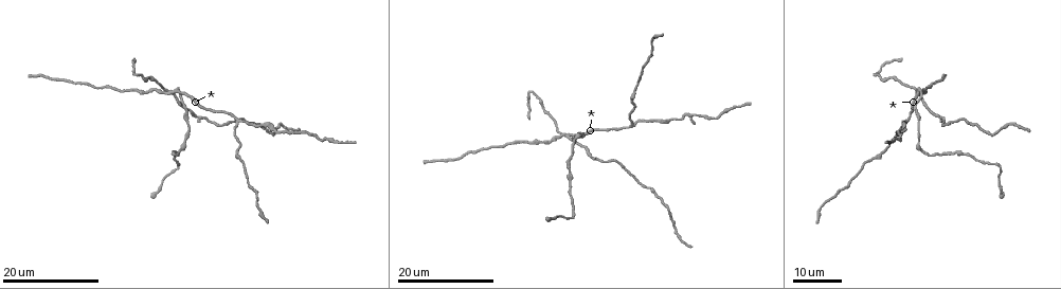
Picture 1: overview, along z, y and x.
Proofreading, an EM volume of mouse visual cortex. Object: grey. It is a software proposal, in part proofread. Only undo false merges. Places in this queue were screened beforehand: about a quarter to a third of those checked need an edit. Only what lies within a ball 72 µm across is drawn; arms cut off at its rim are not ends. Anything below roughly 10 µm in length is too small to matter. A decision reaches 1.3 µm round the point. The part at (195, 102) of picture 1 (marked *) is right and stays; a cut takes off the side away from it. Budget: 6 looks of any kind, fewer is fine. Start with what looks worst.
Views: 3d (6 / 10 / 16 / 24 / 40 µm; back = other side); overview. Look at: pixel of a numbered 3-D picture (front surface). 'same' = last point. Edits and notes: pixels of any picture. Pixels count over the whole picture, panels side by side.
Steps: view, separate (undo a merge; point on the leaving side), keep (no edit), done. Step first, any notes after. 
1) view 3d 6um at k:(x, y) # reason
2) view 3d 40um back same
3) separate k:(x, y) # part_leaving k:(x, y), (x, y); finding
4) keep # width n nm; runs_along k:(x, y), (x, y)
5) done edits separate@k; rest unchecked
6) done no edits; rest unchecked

view 3d 16um at 1:(565, 137) # looks like a crossing

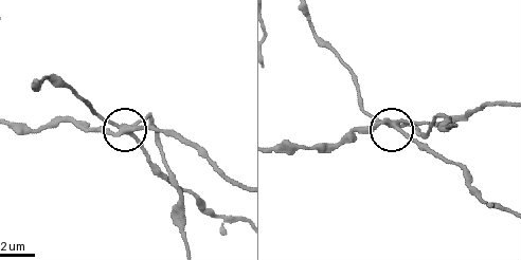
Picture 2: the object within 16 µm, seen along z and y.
view 3d 10um at 2:(129, 133) # closer look

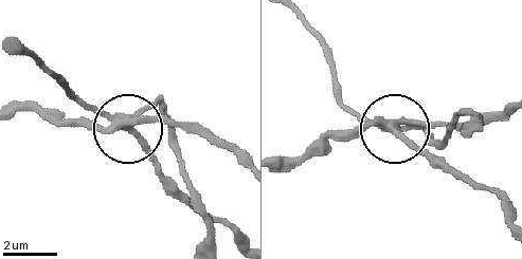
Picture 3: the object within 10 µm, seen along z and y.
separate 3:(88, 106) # side_arm 34 um; part_leaving 3:(123, 125), (159, 111), (209, 240); two cells meet here

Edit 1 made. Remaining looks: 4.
view 3d 16um at 1:(239, 121) # three arms meet

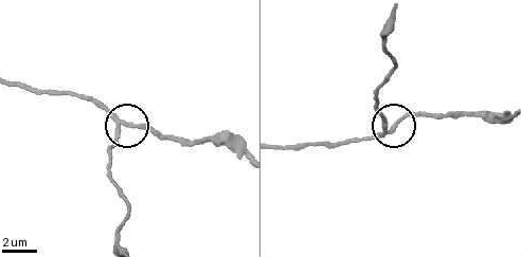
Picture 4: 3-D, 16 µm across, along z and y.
view 3d 10um at 4:(120, 126)

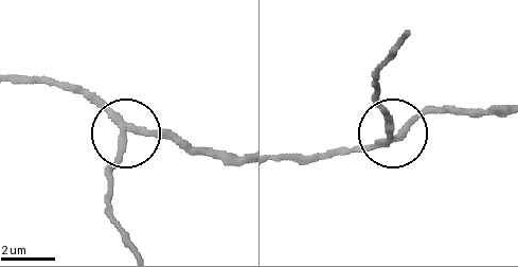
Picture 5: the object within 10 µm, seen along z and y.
separate 5:(122, 154) # width 230 nm; part_leaving 5:(123, 124), (109, 211), (126, 245); two cells meet here

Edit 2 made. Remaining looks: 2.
view 3d 16um at 1:(903, 125) # thick turns thin

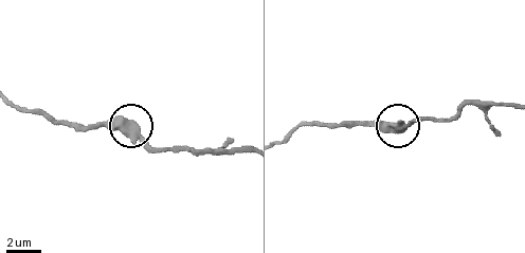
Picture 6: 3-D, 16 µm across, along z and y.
view 3d 6um at 6:(404, 125)

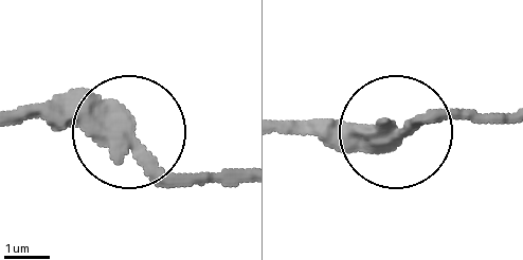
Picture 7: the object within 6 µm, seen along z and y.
keep # runs_along 7:(289, 135), (402, 135), (448, 113), (479, 113); continuous, no second cell

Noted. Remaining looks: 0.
done edits separate@3, separate@5; rest unchecked

